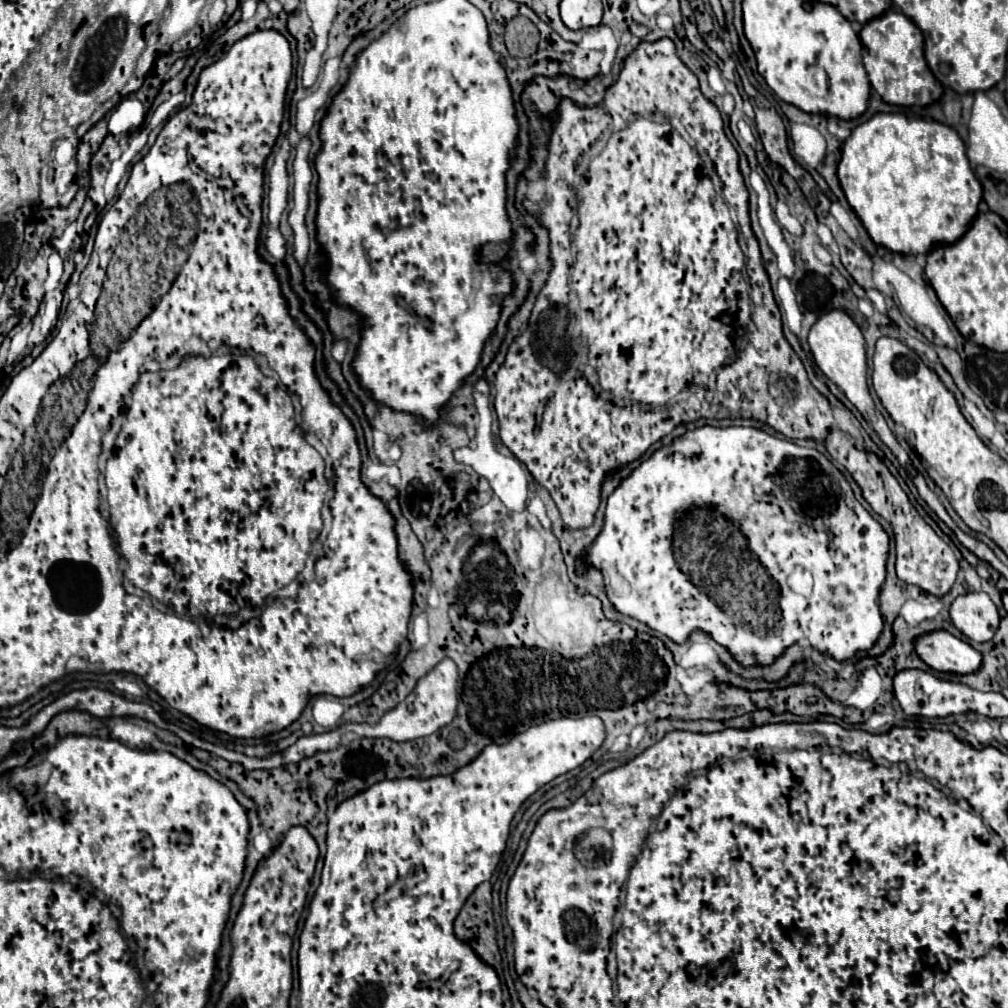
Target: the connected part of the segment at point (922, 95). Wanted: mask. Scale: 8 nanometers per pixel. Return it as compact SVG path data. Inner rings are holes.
M891 9L865 23L859 31L859 39L865 47L863 65L869 75L869 83L885 103L925 107L941 99L941 83L933 77L933 73L929 73L927 61L923 57L923 35L917 25L909 21L909 17Z

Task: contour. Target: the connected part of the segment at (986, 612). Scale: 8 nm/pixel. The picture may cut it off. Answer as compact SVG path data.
M967 593L951 605L953 625L973 641L989 641L999 625L999 613L987 593Z

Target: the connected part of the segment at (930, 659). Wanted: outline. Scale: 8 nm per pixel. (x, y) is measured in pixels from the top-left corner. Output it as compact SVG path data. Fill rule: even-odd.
M933 631L917 637L915 649L933 671L941 673L969 675L983 665L983 655L977 649L947 631Z

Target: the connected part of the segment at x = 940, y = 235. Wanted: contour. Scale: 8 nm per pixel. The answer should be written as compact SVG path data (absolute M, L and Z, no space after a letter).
M877 113L851 131L841 147L837 177L851 209L873 243L887 247L893 253L929 253L929 249L941 243L957 241L977 215L983 193L981 183L965 157L965 145L955 129L939 121L909 119L899 113Z

